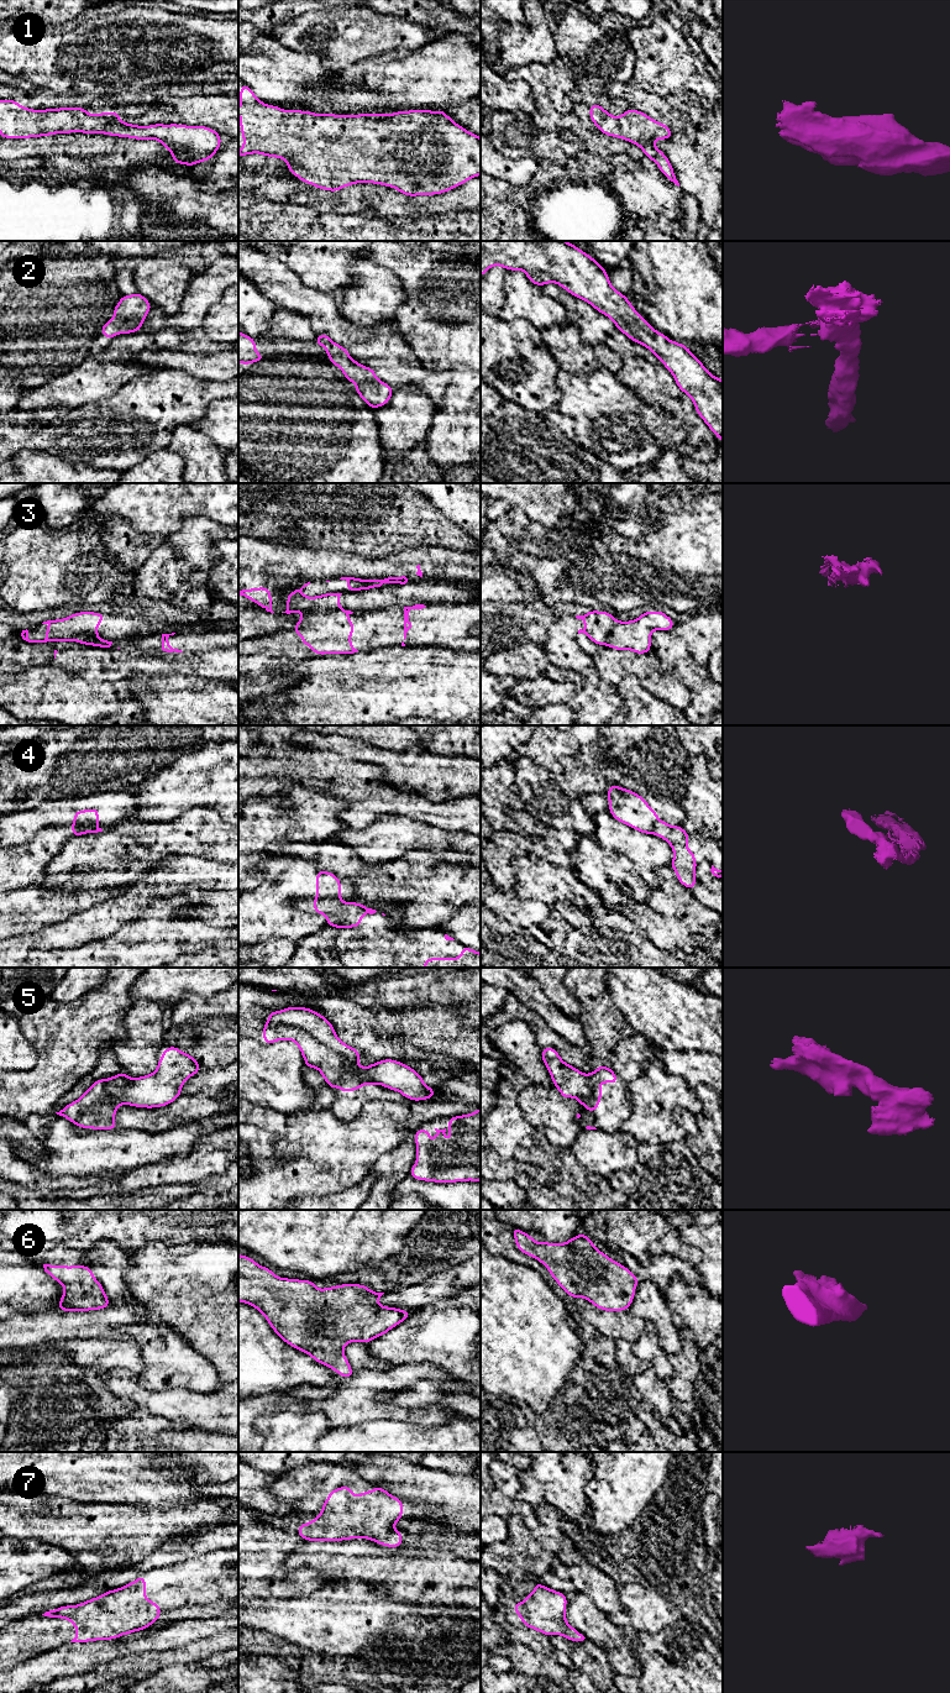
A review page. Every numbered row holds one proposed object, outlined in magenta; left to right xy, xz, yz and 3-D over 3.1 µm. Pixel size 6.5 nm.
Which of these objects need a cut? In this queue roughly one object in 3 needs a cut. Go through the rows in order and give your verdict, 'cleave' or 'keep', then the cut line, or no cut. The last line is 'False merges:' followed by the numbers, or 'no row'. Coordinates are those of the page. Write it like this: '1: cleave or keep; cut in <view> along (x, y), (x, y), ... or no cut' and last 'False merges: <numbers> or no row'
1: keep; no cut
2: keep; no cut
3: cleave; cut in xz along (339, 608), (306, 613)
4: cleave; cut in xy along (73, 822), (80, 826), (98, 827)
5: cleave; cut in xz along (266, 1022), (298, 1026), (348, 1063), (358, 1065)
6: keep; no cut
7: keep; no cut
False merges: 3, 4, 5

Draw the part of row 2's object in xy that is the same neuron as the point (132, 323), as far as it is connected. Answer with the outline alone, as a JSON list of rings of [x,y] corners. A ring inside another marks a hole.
[[[138,292],[132,295],[121,295],[112,310],[114,319],[103,325],[100,334],[111,340],[117,334],[142,331],[141,326],[151,309],[152,304]]]

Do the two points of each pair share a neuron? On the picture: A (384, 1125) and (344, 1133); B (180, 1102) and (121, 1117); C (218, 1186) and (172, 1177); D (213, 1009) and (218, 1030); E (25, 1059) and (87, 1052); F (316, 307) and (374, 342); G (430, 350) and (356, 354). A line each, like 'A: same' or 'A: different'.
A: same
B: same
C: different
D: different
E: different
F: same
G: different

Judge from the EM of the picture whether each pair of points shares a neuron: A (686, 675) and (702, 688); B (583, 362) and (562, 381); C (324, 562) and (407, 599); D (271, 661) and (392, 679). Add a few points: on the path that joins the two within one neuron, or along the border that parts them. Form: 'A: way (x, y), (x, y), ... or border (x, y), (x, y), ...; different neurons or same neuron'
A: way (689, 676), (698, 685); same neuron
B: border (560, 367), (580, 375), (591, 375), (601, 370); different neurons
C: way (345, 569), (369, 593), (386, 595); same neuron
D: border (320, 654), (276, 670); different neurons

